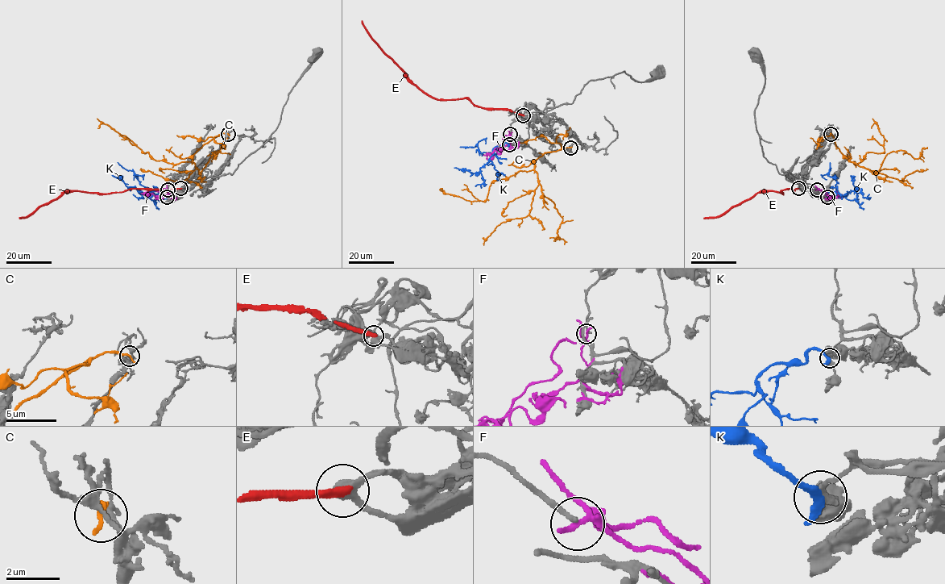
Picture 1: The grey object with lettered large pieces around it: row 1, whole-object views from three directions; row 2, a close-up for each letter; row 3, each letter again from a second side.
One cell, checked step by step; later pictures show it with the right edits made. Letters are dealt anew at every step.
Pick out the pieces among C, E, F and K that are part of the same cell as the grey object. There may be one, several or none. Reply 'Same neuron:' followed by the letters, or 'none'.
Same neuron: none

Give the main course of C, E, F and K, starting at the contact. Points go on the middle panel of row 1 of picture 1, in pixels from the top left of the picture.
C: (570, 147), (545, 152), (535, 160), (534, 168), (494, 181), (484, 202), (467, 200), (440, 189)
E: (523, 115), (508, 110), (478, 107), (466, 98), (432, 98), (383, 50), (361, 21)
F: (511, 134), (505, 135), (503, 139), (504, 142), (491, 153), (490, 158), (486, 158)
K: (508, 145), (505, 143), (503, 146), (496, 146), (490, 160), (479, 168), (479, 173), (471, 173), (453, 168)

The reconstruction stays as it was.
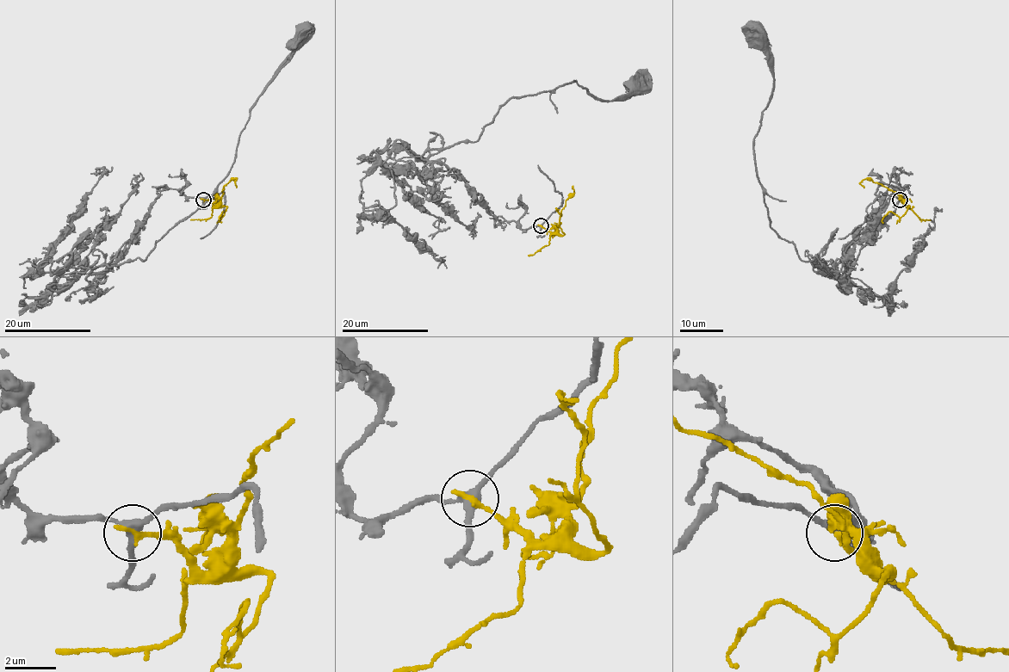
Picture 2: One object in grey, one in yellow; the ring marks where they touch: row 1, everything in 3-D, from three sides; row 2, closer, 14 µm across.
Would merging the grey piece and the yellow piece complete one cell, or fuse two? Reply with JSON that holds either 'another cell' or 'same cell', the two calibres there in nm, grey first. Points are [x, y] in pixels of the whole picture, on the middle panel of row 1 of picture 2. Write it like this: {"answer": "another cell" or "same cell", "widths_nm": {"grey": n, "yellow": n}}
{"answer": "another cell", "widths_nm": {"grey": 280, "yellow": 260}}

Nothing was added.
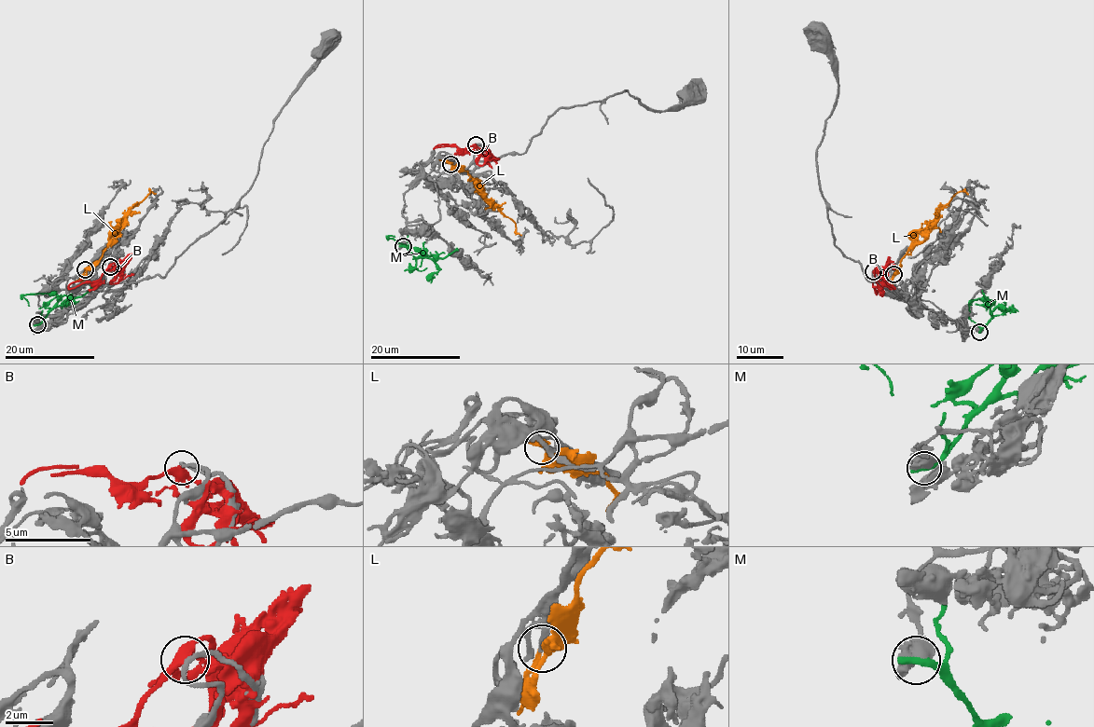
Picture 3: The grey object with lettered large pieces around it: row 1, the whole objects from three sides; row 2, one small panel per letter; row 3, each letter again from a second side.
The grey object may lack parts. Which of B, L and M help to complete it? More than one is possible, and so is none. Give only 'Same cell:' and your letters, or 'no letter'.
Same cell: L

